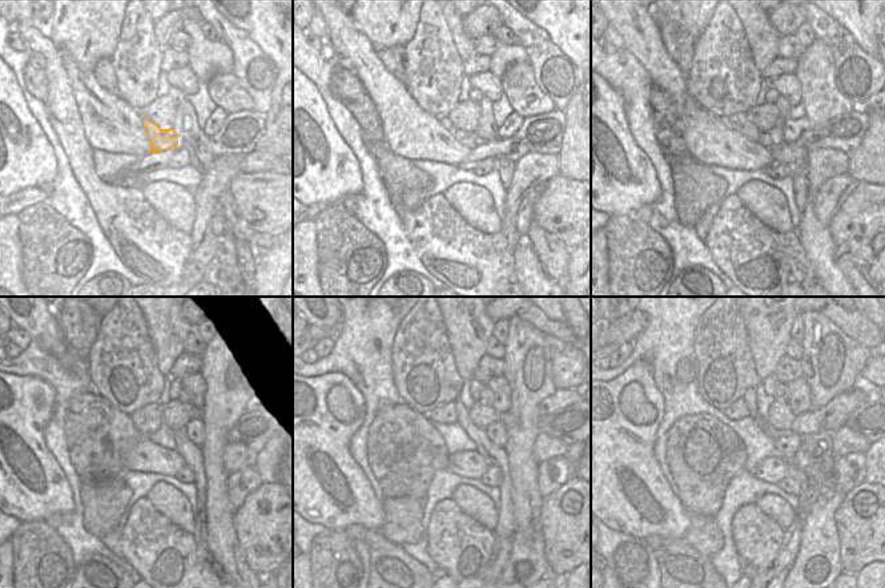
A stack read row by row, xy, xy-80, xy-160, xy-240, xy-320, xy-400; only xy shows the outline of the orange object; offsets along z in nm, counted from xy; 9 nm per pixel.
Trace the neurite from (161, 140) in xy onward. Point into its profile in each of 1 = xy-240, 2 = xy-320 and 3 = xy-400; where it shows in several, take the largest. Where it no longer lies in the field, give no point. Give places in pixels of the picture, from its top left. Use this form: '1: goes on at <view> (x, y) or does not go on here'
1: goes on at xy-240 (148, 419)
2: goes on at xy-320 (445, 413)
3: goes on at xy-400 (737, 411)

